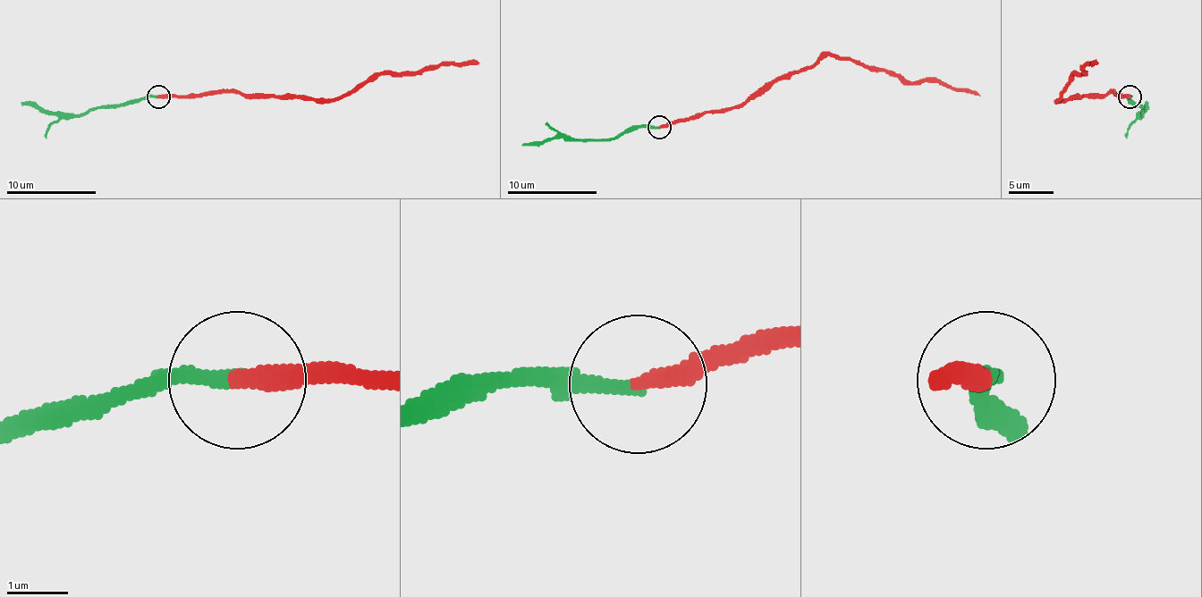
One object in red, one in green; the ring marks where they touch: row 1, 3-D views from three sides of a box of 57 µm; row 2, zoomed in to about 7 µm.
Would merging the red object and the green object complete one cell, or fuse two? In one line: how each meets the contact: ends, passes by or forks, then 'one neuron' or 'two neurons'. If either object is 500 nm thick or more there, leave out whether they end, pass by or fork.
red ends; green ends; one neuron

